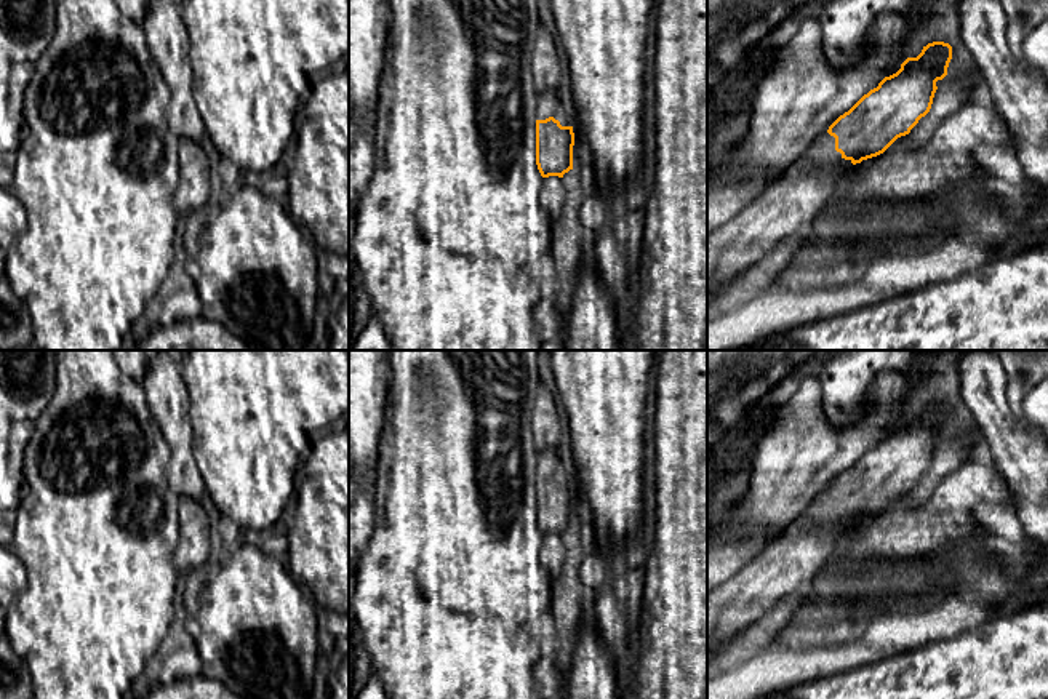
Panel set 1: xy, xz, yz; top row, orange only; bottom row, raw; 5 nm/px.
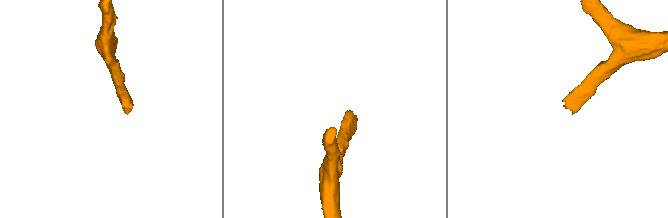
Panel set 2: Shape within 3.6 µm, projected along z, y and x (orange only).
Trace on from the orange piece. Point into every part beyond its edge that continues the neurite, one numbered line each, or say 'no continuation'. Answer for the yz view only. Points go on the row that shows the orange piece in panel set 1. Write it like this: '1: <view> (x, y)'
1: yz (808, 184)

